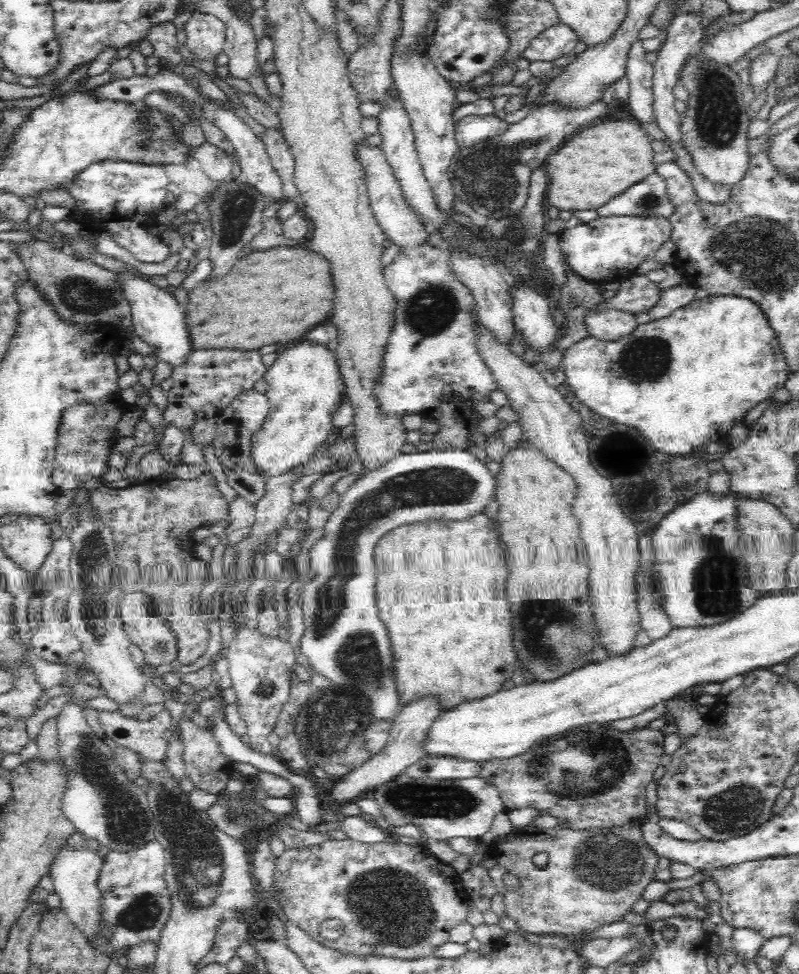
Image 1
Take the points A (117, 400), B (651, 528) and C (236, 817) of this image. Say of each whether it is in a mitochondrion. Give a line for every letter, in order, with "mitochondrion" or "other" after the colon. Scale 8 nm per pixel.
A: other
B: other
C: mitochondrion

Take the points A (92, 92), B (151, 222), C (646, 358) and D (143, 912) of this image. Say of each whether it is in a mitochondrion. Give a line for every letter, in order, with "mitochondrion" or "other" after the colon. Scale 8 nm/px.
A: other
B: other
C: mitochondrion
D: mitochondrion

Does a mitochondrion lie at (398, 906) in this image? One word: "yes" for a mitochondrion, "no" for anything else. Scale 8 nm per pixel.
yes

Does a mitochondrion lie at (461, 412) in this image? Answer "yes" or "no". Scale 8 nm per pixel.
no

